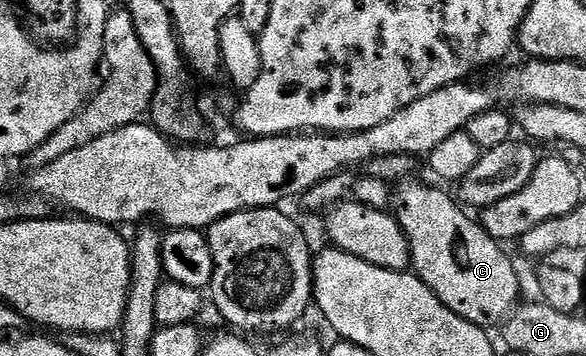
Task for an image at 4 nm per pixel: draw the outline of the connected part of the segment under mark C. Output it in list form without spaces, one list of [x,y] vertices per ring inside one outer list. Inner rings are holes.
[[[414,178],[399,183],[393,189],[390,208],[410,243],[410,262],[413,275],[417,279],[423,280],[442,299],[443,309],[449,310],[457,319],[467,325],[501,325],[506,317],[514,311],[520,300],[518,297],[518,272],[514,269],[513,262],[506,257],[506,252],[502,249],[505,247],[499,241],[493,240],[475,217],[473,220],[472,217],[466,216],[467,209],[455,197],[454,200],[448,193],[441,192],[438,188],[417,184]]]

